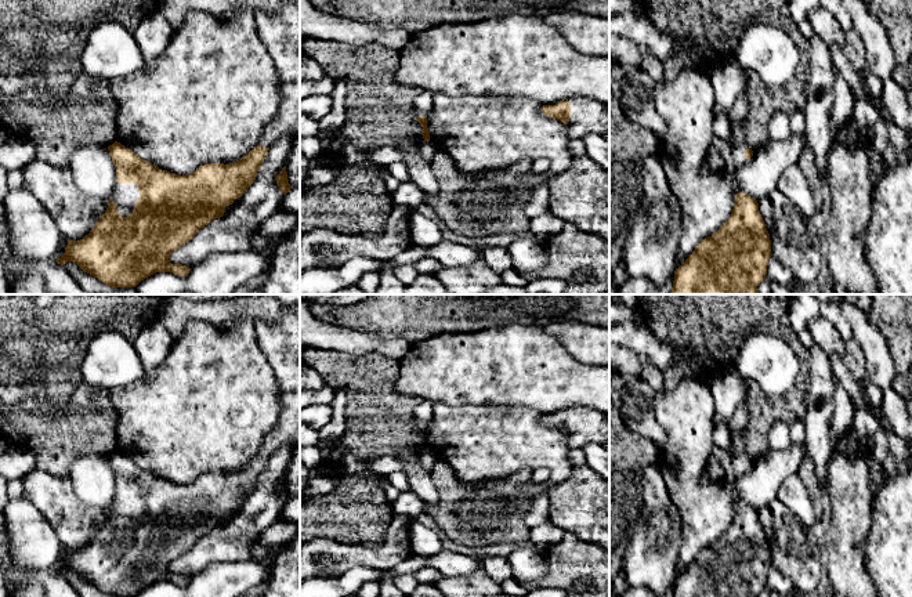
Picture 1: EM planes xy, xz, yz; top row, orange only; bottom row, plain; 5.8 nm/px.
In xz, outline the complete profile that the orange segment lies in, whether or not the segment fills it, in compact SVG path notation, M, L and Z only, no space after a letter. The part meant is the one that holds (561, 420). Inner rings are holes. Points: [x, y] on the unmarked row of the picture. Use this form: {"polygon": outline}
{"polygon": "M569 408L543 415L540 420L547 427L561 430L571 449L582 449L590 442L604 445L609 439L609 417L590 408Z"}

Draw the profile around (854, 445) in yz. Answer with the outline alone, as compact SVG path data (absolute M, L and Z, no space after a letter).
M851 431L844 439L839 442L835 451L851 460L864 457L869 453L868 437L858 431Z

